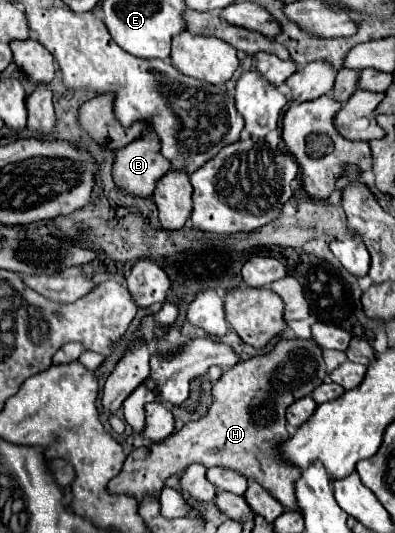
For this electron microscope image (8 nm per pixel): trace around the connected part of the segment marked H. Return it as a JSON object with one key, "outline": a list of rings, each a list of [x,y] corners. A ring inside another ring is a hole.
{"outline":[[[286,339],[286,341],[278,341],[274,351],[266,353],[266,355],[258,355],[252,357],[248,361],[238,363],[236,367],[228,369],[218,383],[212,389],[212,395],[216,397],[208,415],[202,421],[196,423],[186,423],[178,433],[170,435],[168,439],[152,445],[152,447],[138,447],[134,449],[126,461],[122,471],[108,483],[108,491],[110,493],[124,493],[134,497],[136,501],[142,501],[144,495],[154,495],[158,497],[166,479],[182,469],[186,469],[192,463],[200,463],[204,467],[226,467],[226,469],[234,469],[242,475],[246,475],[252,481],[258,481],[266,491],[270,491],[286,509],[296,509],[296,497],[294,497],[294,481],[300,475],[300,469],[296,465],[286,465],[286,461],[282,461],[282,455],[278,453],[278,445],[284,443],[290,433],[286,431],[286,409],[288,405],[292,405],[294,401],[298,401],[300,397],[306,397],[314,391],[314,387],[318,387],[320,383],[326,381],[326,363],[322,359],[322,349],[316,341],[312,339]]]}

